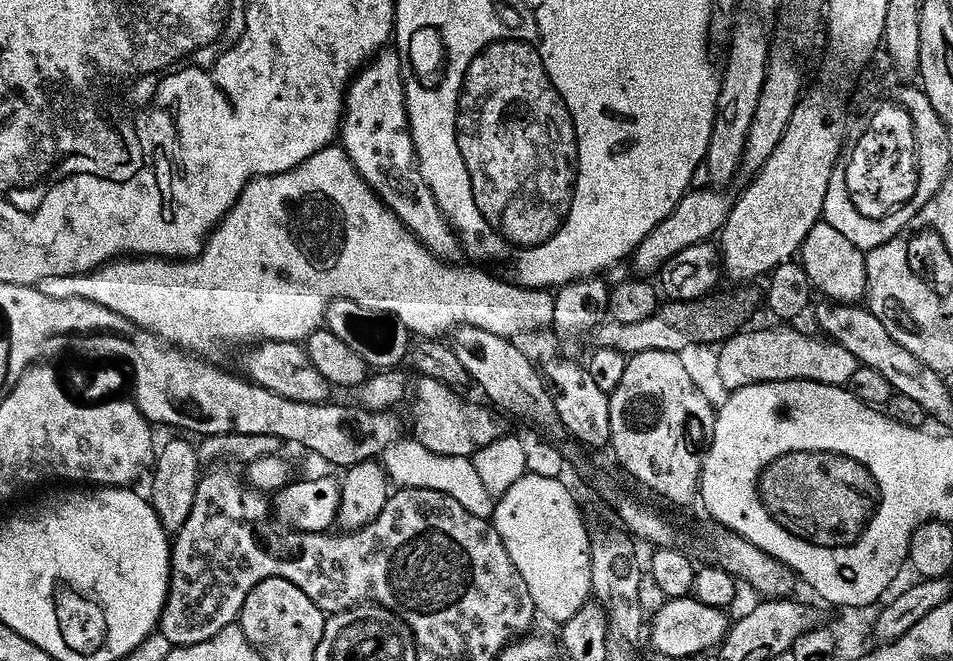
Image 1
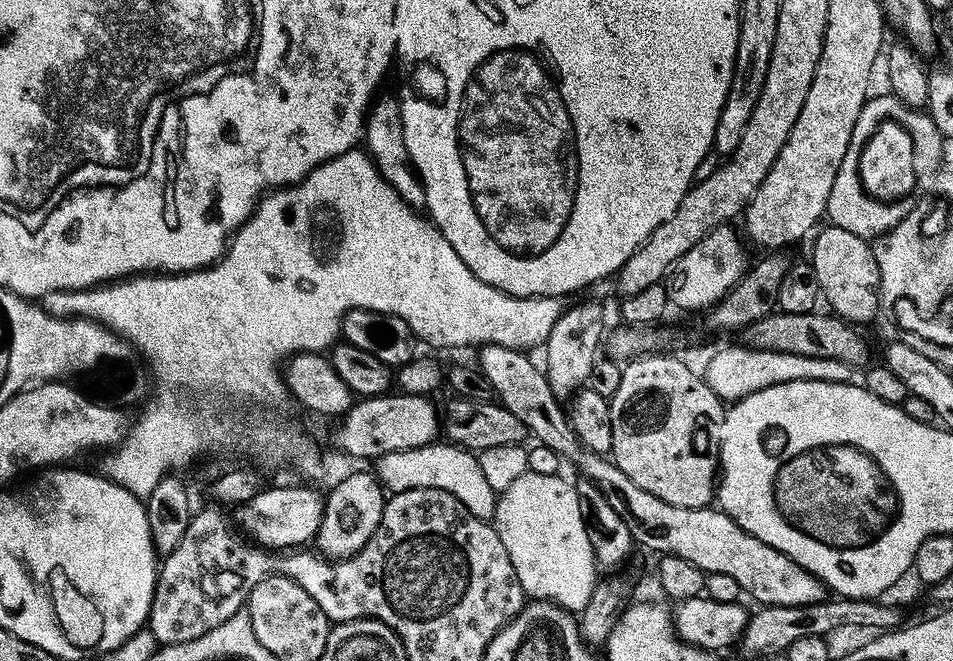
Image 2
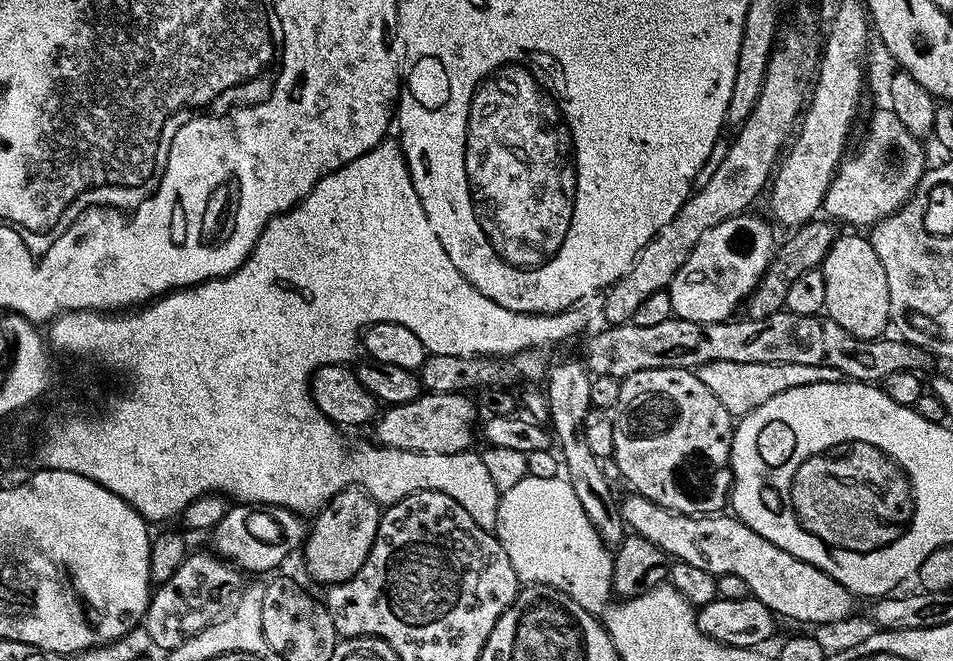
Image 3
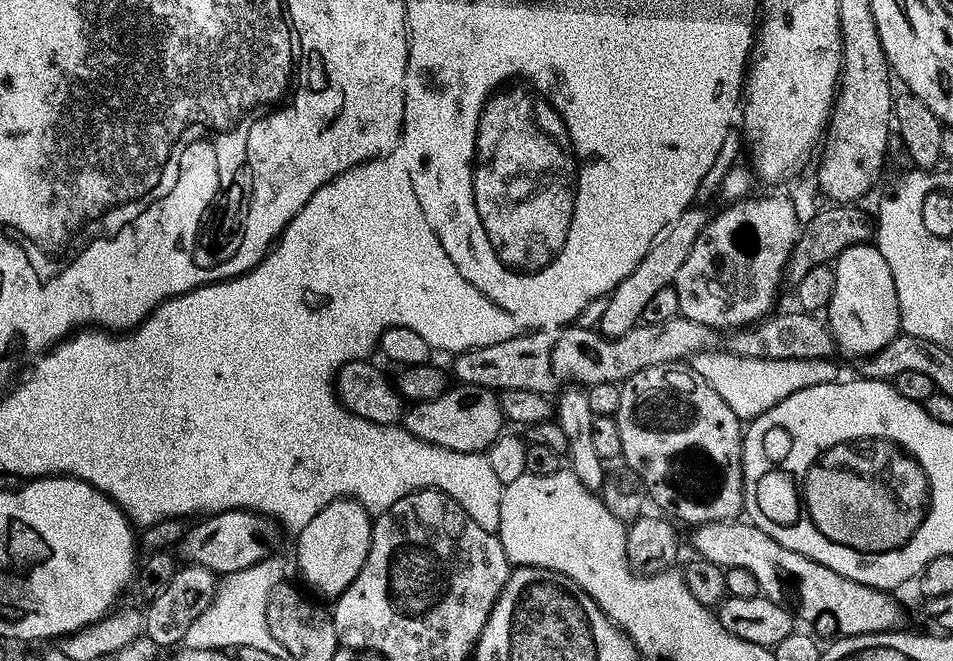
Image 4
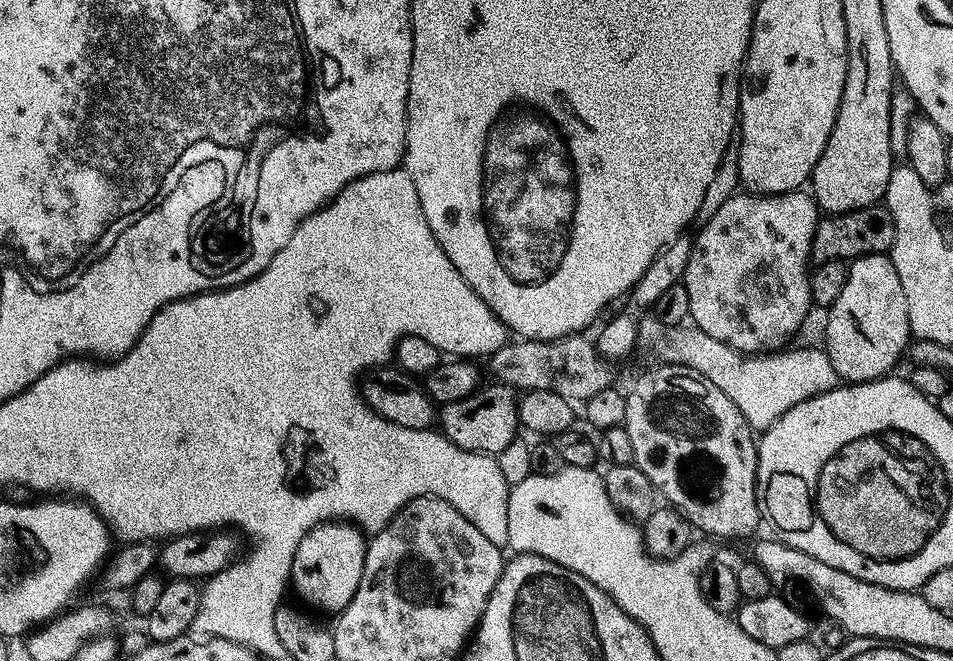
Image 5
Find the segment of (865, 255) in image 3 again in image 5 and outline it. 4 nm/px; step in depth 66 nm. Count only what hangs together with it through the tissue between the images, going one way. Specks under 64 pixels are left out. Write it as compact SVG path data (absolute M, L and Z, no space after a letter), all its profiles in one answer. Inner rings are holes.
M887 255L882 256L860 256L858 259L851 261L847 265L847 276L845 278L845 284L841 288L841 292L838 293L836 300L832 303L831 307L827 309L828 325L824 328L824 341L822 341L823 347L828 353L828 358L832 363L837 377L841 381L850 384L865 384L867 380L879 380L891 373L892 368L896 362L905 355L906 349L910 343L910 337L913 335L910 330L910 322L908 321L908 311L906 310L906 294L902 294L902 282L898 282L898 274L894 270L891 259Z

